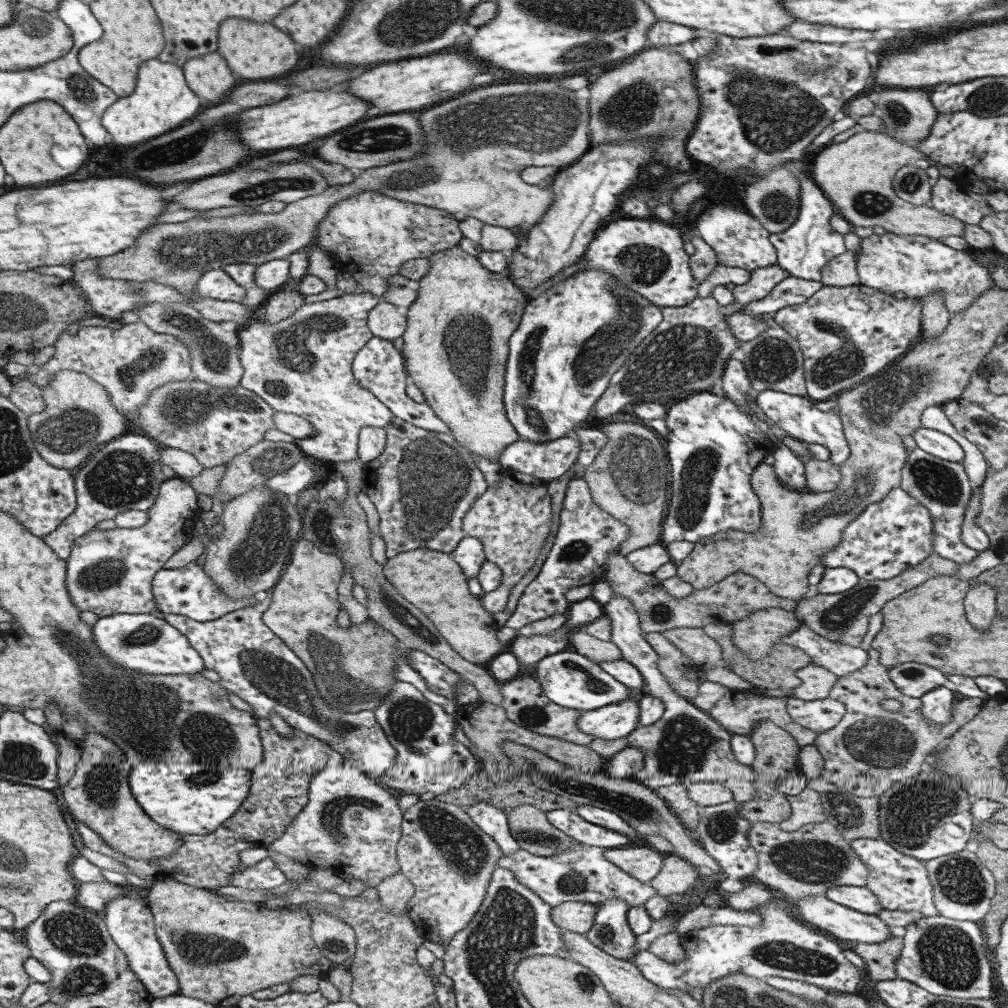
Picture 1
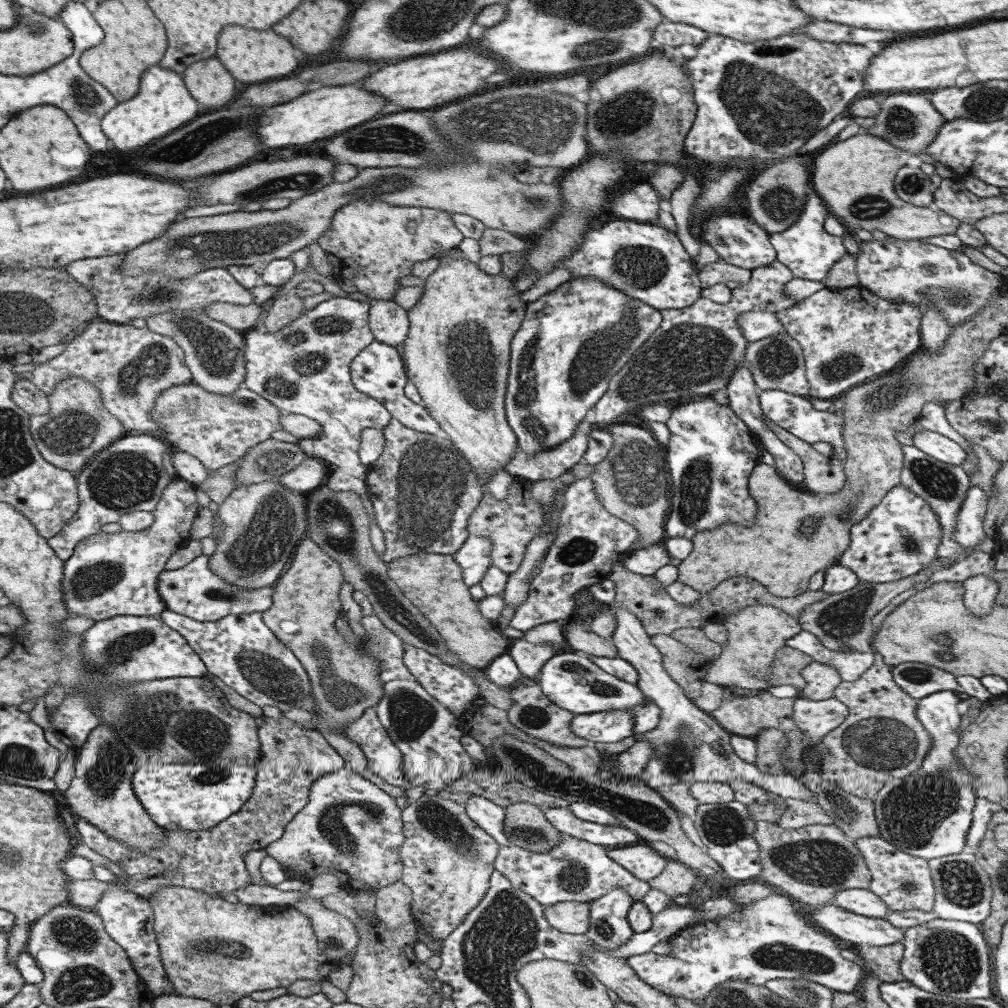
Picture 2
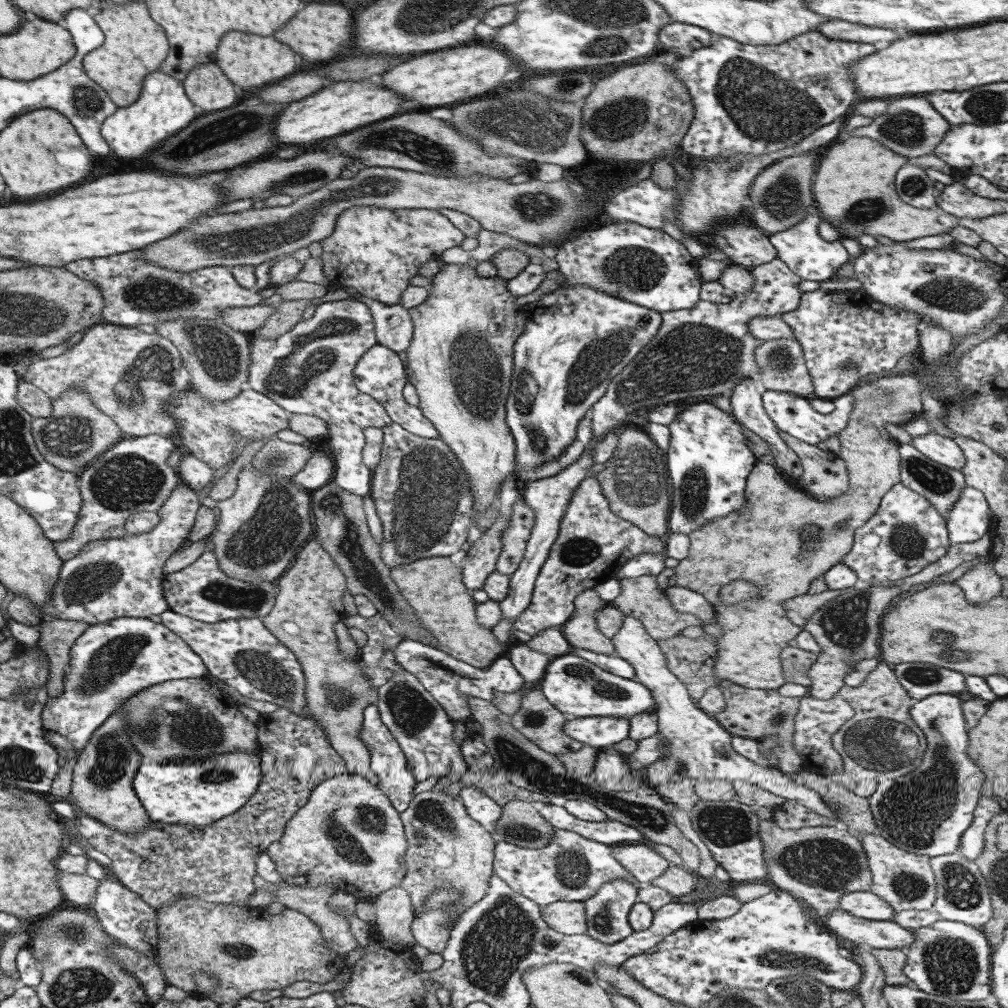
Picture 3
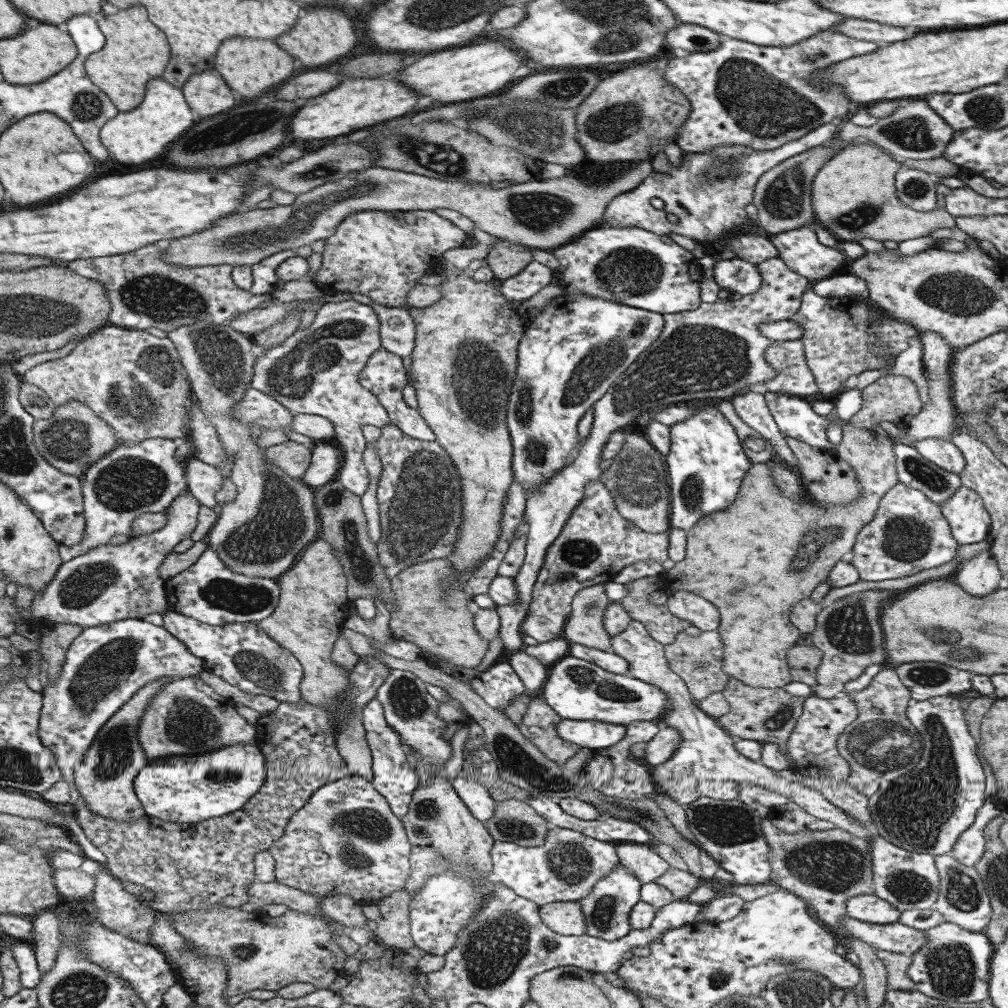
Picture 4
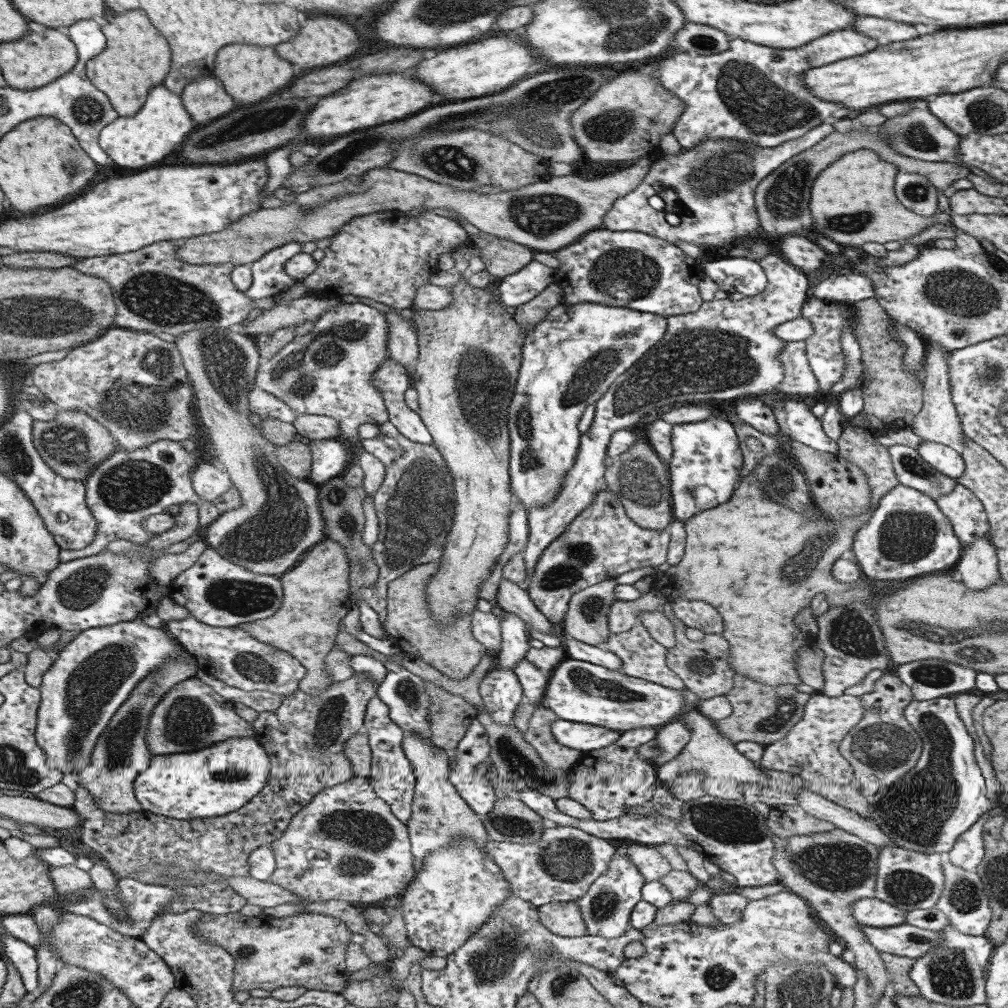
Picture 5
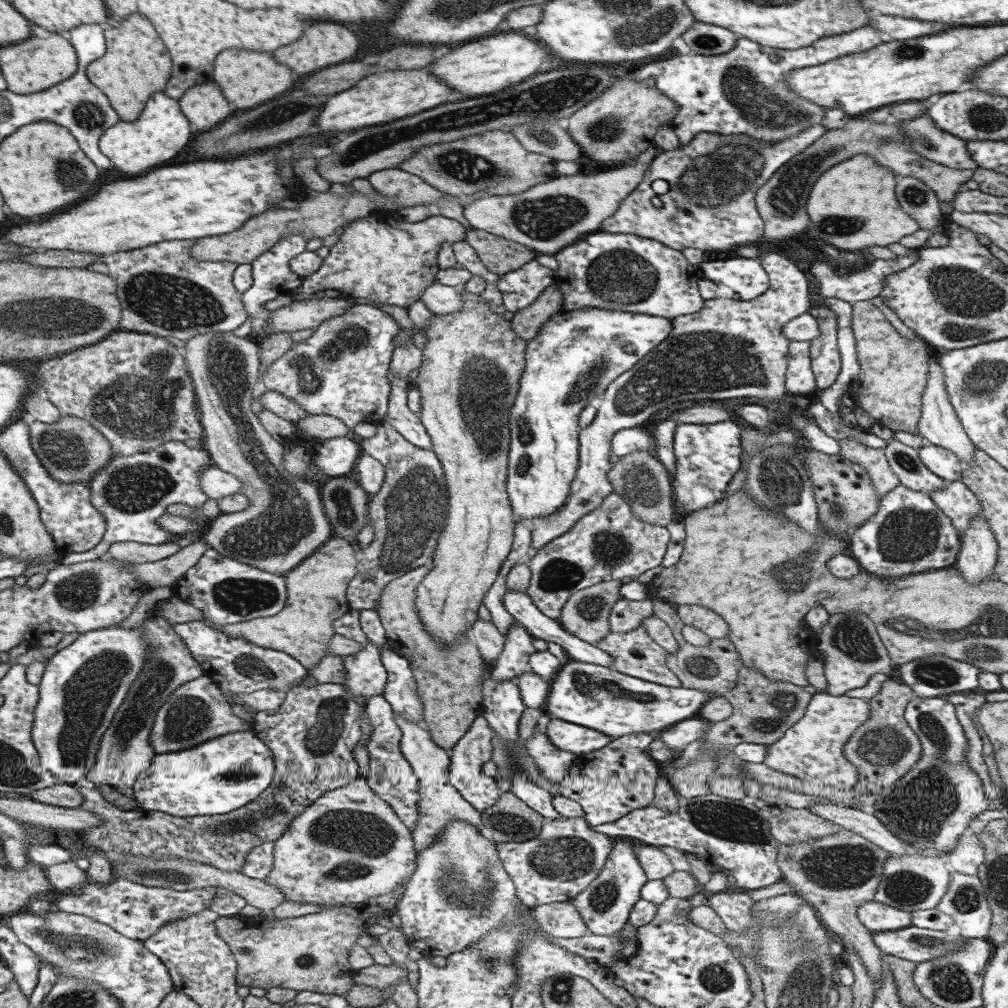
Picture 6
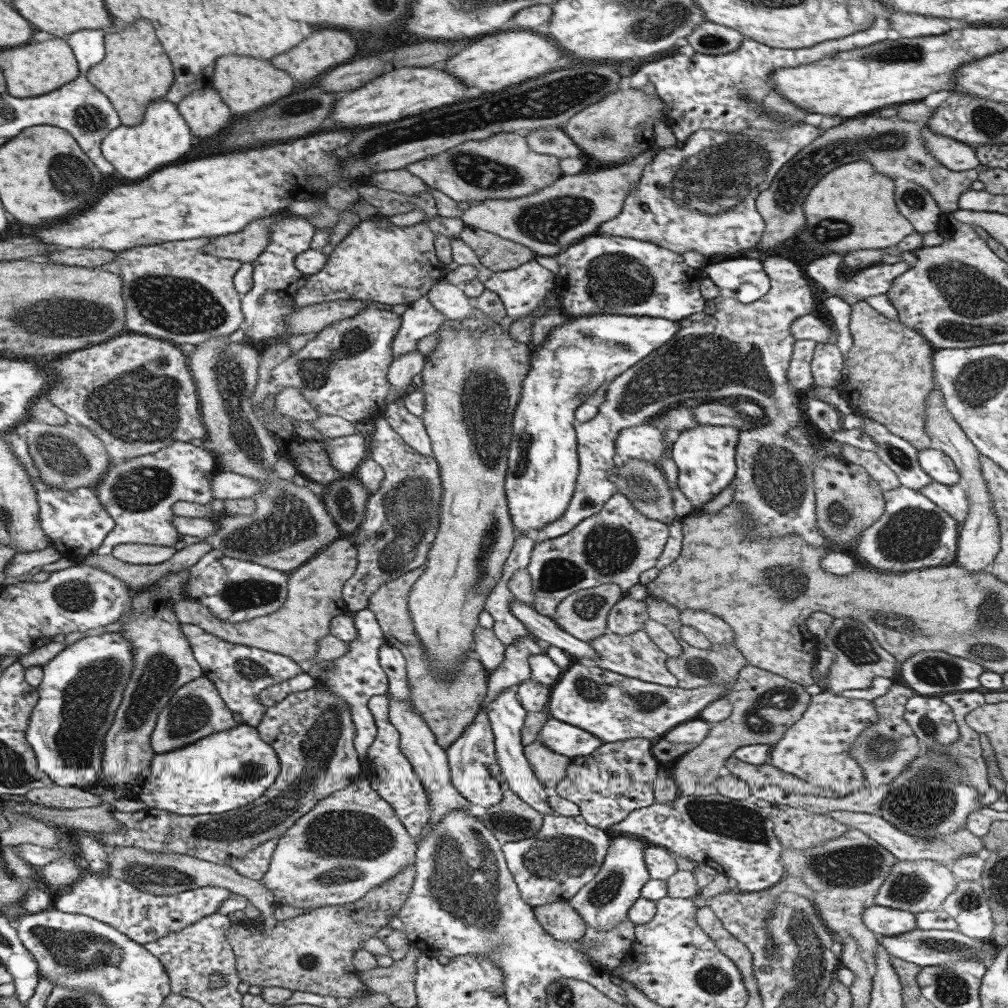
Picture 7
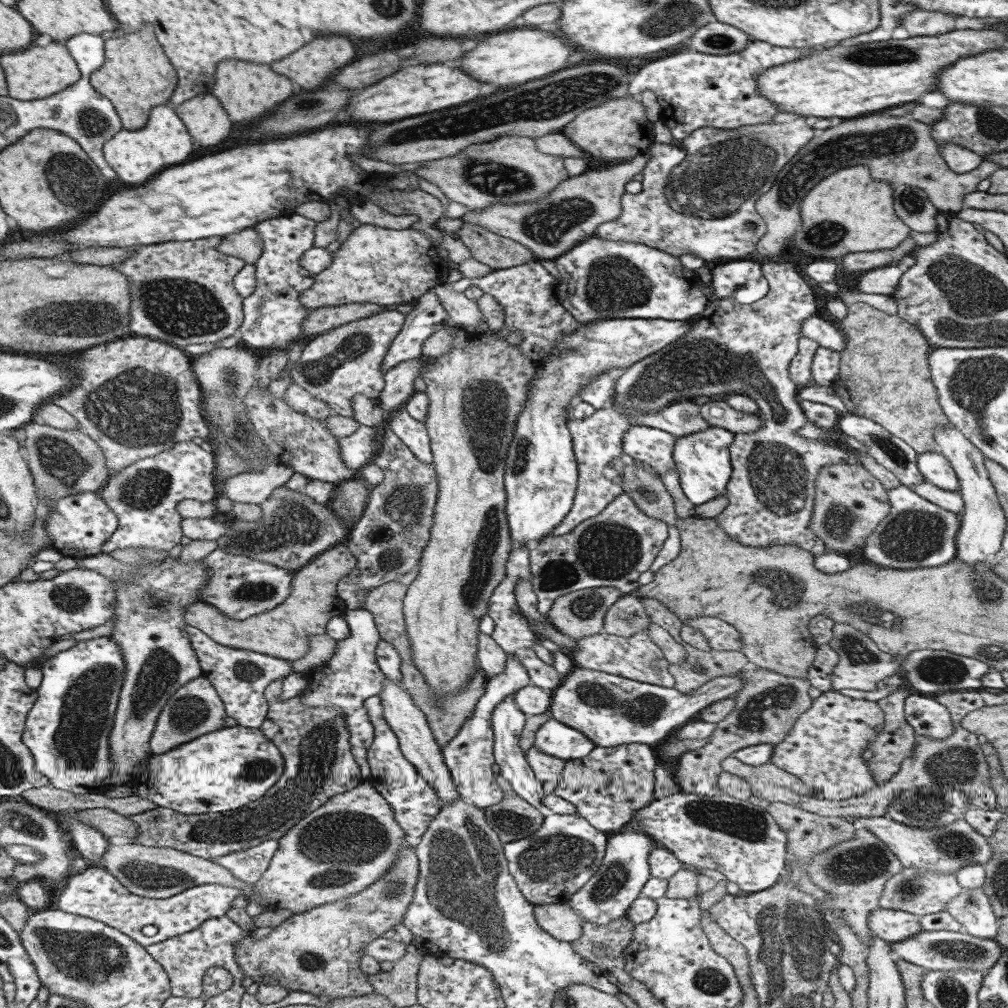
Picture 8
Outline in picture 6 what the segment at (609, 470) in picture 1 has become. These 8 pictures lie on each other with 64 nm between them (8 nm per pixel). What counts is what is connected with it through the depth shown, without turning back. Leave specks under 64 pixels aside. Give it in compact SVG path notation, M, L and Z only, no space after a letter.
M632 452L620 457L608 472L613 492L619 494L630 506L632 514L650 525L667 526L676 516L674 513L674 494L672 478L666 468L648 452Z

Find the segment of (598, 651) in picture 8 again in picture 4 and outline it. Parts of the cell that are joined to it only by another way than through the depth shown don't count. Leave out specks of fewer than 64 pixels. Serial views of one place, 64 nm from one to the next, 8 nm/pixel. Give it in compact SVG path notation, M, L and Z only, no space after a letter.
M632 619L620 634L611 637L611 648L614 654L621 656L629 664L628 675L631 678L653 684L667 694L669 707L661 721L677 730L681 736L680 745L675 748L673 756L666 762L652 767L651 779L655 784L659 785L664 781L680 778L680 776L690 776L690 774L695 776L698 781L752 782L754 786L761 786L778 794L788 795L790 802L801 806L806 812L815 813L815 817L820 820L834 823L852 836L863 838L869 842L874 835L878 835L874 826L868 827L860 824L841 808L822 798L816 790L812 790L808 786L800 786L797 783L789 785L780 774L776 774L775 770L742 756L735 749L734 738L718 724L717 719L698 708L697 701L689 693L686 683L669 668L664 645L654 640L641 622Z

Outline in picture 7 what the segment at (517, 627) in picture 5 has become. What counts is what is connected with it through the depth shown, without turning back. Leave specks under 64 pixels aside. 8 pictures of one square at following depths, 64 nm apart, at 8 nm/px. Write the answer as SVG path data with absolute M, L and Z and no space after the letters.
M524 637L505 647L505 655L503 661L499 664L500 666L488 675L487 695L483 704L481 704L481 710L477 712L474 720L464 729L460 738L457 738L446 749L452 784L471 804L478 804L487 809L502 800L500 783L488 772L488 765L494 763L497 756L495 755L495 736L487 715L487 704L496 699L502 690L516 687L531 678L531 668L528 662L531 654L546 656L546 650L536 644L535 638Z

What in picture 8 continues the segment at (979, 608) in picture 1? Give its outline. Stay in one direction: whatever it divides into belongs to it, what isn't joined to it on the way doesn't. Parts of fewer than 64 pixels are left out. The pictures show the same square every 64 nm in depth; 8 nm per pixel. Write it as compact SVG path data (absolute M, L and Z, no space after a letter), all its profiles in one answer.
M952 424L936 432L935 450L950 462L950 466L959 478L958 489L965 500L956 540L957 557L970 567L987 564L1001 549L1006 530L1006 515L1000 506L991 478L988 477L988 470L984 467L986 458L981 450L960 434L960 430L956 430Z

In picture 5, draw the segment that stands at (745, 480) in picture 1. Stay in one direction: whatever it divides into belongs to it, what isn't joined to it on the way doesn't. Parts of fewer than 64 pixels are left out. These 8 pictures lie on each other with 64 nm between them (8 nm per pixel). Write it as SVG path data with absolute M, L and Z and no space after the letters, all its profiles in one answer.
M724 418L674 425L671 445L673 454L667 464L673 518L685 524L699 512L710 510L730 500L734 484L744 466L744 458L733 425Z

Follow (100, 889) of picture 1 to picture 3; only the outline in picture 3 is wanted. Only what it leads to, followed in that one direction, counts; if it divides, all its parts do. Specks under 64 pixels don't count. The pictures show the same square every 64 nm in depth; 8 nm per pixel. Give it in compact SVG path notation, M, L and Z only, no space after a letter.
M59 872L58 886L65 898L65 904L91 906L96 891L100 887L100 881L90 878L87 874L76 875Z

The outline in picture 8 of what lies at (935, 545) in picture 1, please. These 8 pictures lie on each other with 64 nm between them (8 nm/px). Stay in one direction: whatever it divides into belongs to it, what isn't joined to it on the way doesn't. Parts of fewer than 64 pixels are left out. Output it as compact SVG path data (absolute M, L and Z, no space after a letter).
M846 412L839 416L836 429L844 433L844 435L855 438L860 443L865 444L866 449L864 452L870 454L877 464L884 466L884 469L898 477L902 485L907 487L916 486L925 481L924 476L918 470L918 455L915 450L906 442L900 440L900 438L896 438L896 436L890 434L880 424L876 424L876 422L868 420L868 418L861 418L860 416Z

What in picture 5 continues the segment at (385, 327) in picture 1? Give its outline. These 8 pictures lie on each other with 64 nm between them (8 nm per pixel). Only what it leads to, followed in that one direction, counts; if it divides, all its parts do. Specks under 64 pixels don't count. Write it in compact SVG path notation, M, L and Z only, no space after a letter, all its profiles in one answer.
M396 311L386 312L389 356L402 366L414 366L419 355L417 334L408 320Z

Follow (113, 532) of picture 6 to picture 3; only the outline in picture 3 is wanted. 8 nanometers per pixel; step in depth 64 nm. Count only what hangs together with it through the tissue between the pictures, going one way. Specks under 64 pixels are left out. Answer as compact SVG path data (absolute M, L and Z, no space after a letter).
M158 435L144 436L142 438L122 438L114 446L98 456L86 469L78 474L79 491L82 499L82 508L79 512L78 524L72 530L72 536L66 540L54 541L53 545L57 550L58 556L65 560L76 556L76 553L83 548L87 542L102 540L106 538L106 532L112 528L124 528L125 518L128 515L140 511L157 510L163 502L171 495L171 492L180 484L184 483L181 476L168 467L167 460L176 448L176 441Z

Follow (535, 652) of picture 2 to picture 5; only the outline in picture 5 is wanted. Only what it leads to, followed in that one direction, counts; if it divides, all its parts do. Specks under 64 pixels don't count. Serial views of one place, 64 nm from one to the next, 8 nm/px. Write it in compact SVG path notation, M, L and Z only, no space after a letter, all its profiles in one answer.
M527 657L517 662L514 673L516 674L523 688L524 701L534 705L540 705L549 679L542 674L538 666L528 662Z

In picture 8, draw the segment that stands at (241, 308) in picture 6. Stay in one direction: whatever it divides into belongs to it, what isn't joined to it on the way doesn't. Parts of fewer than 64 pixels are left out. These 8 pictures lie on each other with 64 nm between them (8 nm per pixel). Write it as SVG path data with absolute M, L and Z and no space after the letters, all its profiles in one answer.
M210 237L210 238L199 238L195 241L170 241L163 243L156 243L151 245L142 245L134 248L134 254L127 258L125 262L116 263L114 266L116 270L125 274L129 280L129 294L131 298L131 305L129 308L130 322L128 324L128 330L132 335L138 337L151 337L159 339L174 345L175 347L184 348L188 344L202 344L202 343L217 343L218 341L232 336L236 329L241 327L243 321L243 296L238 294L238 291L233 285L233 280L236 274L240 272L240 269L246 265L240 258L226 256L218 250L218 246L223 237Z

